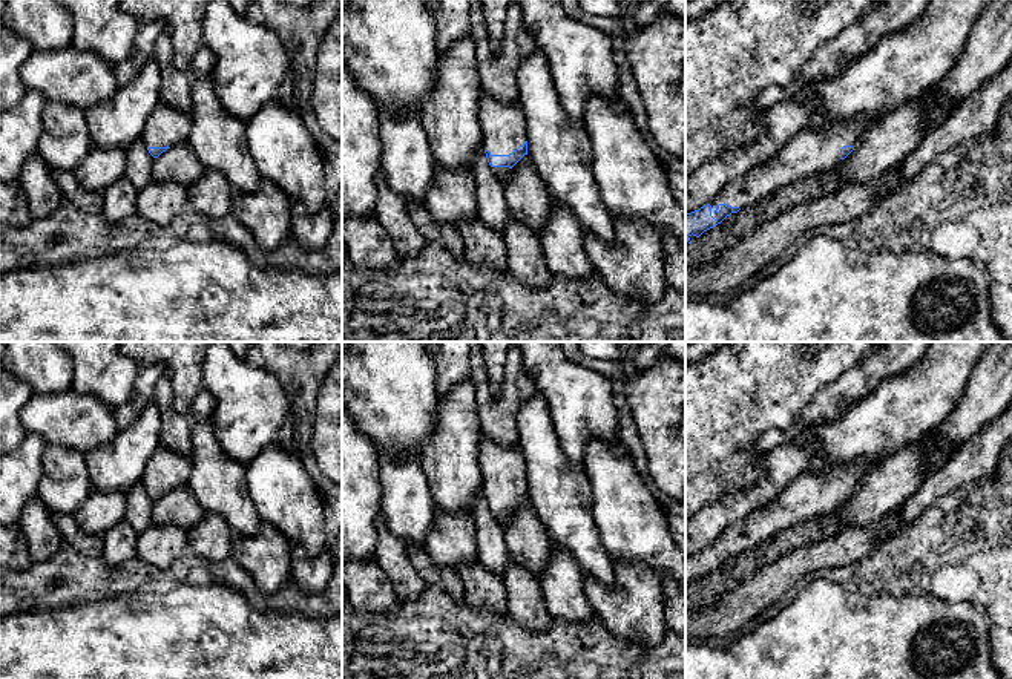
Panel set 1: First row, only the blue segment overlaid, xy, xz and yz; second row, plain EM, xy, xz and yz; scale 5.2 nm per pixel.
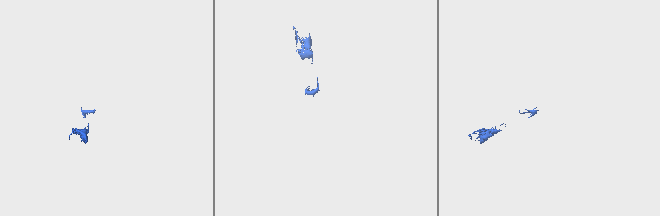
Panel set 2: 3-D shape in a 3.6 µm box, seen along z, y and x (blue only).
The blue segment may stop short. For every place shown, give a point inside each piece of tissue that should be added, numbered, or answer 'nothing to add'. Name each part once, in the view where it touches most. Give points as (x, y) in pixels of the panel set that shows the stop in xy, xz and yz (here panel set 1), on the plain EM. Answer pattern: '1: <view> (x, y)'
1: yz (813, 494)

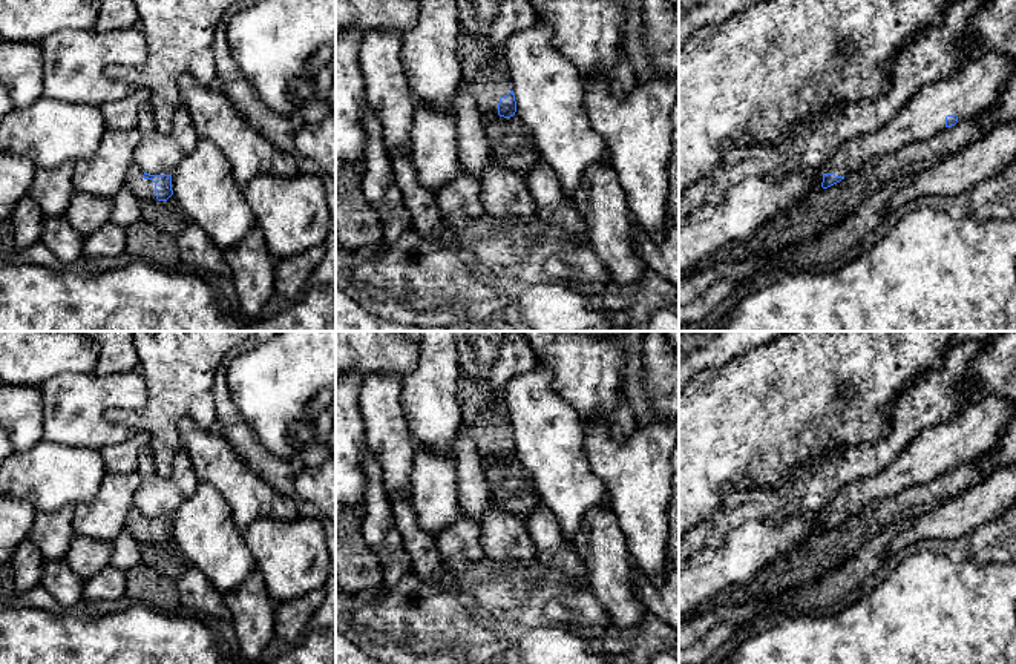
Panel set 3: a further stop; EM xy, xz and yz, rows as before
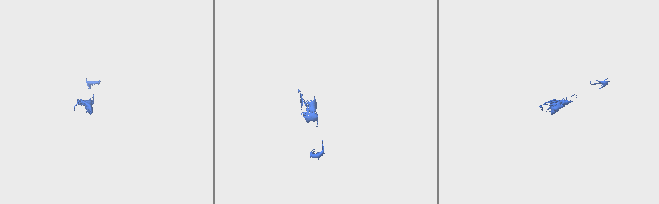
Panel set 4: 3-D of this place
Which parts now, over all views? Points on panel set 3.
1: xy (143, 532)

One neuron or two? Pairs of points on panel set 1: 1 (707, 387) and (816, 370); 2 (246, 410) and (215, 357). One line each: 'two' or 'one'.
1: one
2: one

